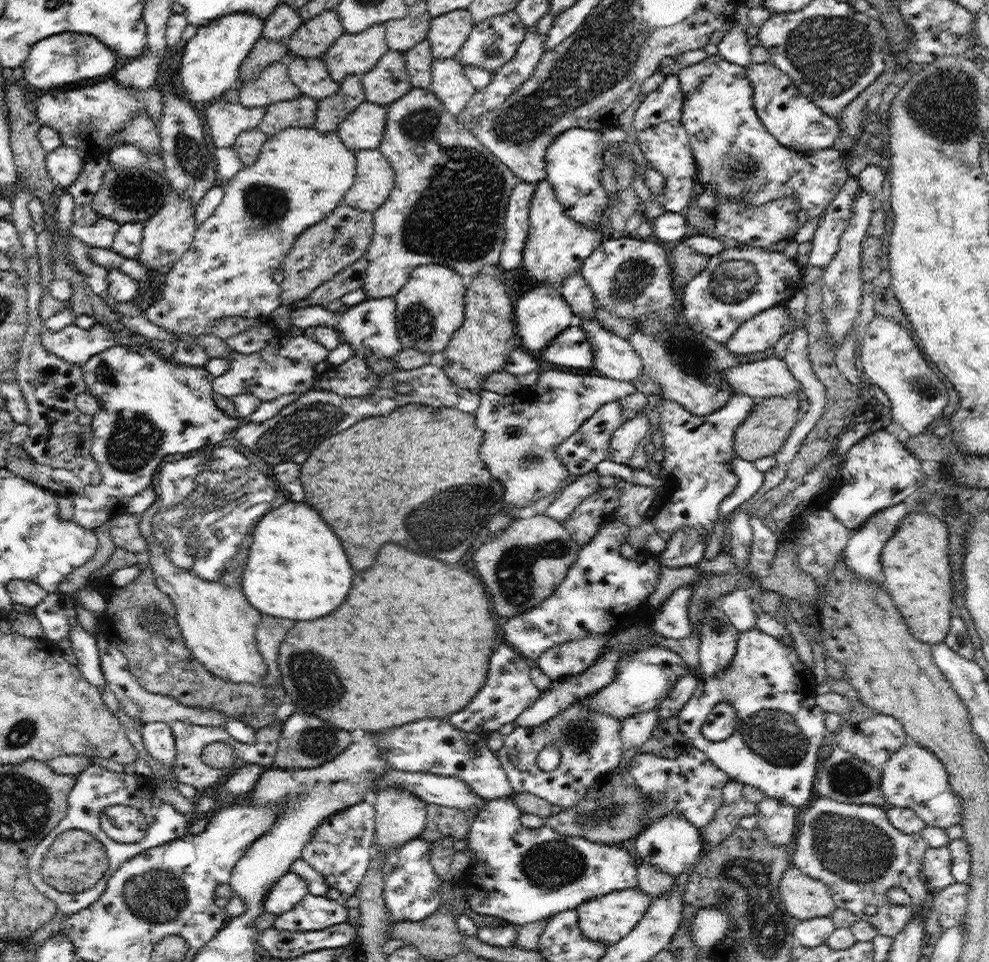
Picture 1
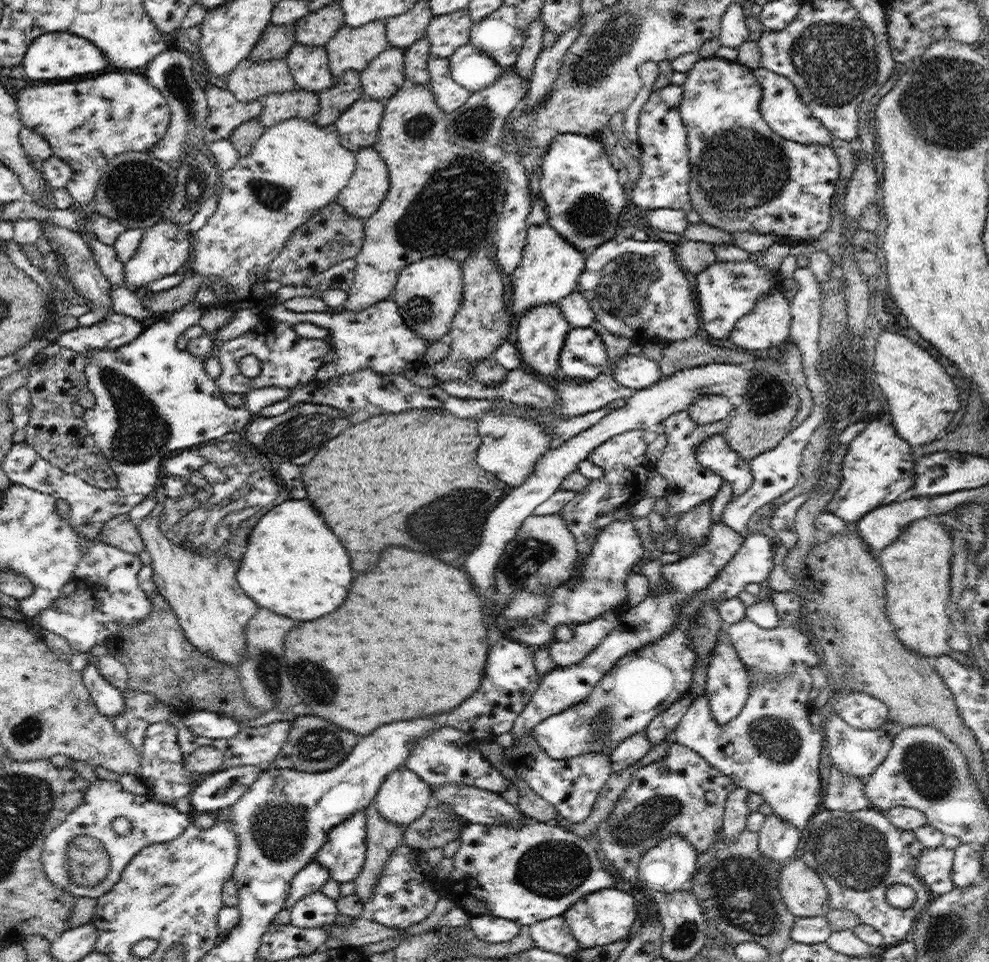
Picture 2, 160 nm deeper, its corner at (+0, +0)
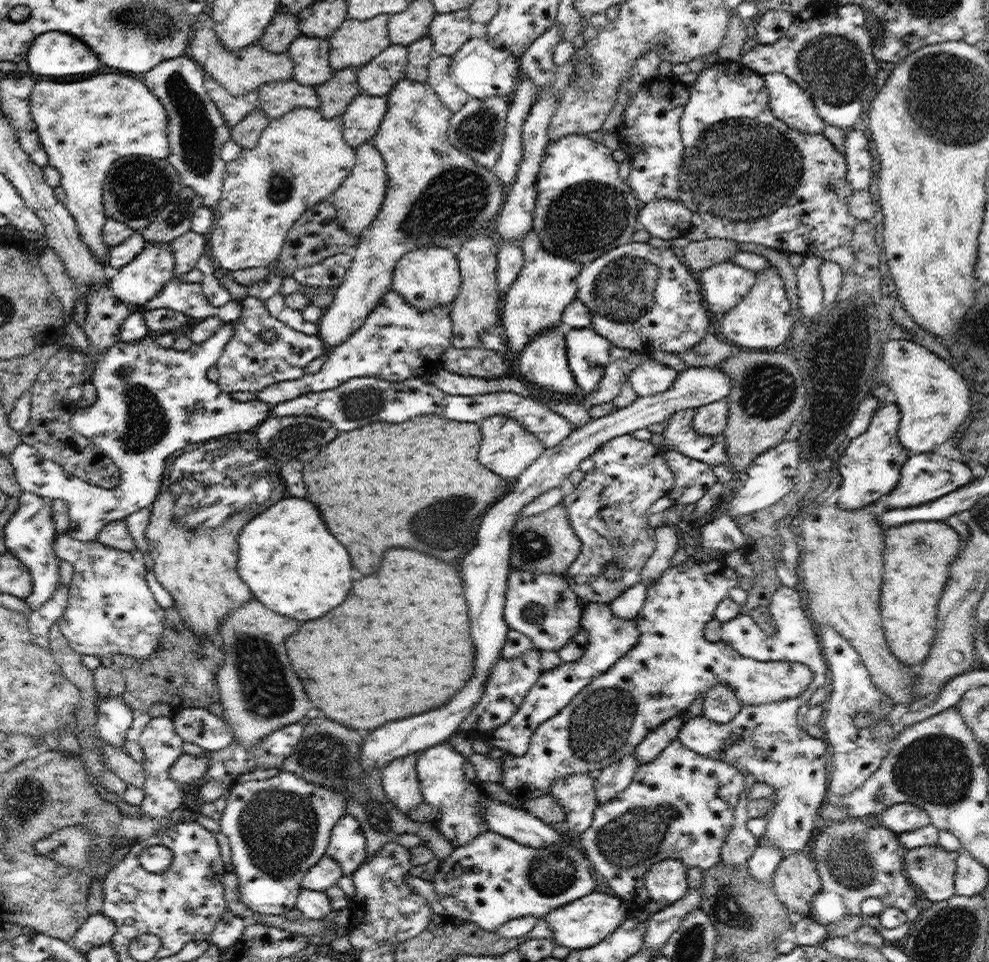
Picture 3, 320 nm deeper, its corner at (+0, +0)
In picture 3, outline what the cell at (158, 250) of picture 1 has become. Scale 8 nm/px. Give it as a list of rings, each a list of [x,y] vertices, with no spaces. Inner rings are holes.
[[[147,245],[134,261],[120,268],[116,276],[109,279],[110,289],[132,310],[142,309],[174,276],[174,255],[168,245]]]

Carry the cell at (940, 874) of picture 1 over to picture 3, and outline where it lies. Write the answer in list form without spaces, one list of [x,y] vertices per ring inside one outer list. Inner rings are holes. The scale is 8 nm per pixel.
[[[935,844],[908,849],[905,855],[905,873],[924,897],[940,902],[955,895],[954,873],[959,851],[947,851]]]

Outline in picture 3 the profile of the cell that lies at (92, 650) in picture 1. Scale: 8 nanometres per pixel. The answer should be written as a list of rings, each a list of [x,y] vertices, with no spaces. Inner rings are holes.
[[[98,696],[98,698],[97,734],[110,746],[116,746],[116,749],[123,749],[127,740],[128,729],[133,725],[133,710],[124,704],[122,696]]]

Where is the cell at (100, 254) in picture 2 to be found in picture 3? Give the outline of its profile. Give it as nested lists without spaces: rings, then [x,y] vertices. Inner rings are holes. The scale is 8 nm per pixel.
[[[96,74],[78,82],[38,82],[31,92],[30,110],[37,124],[37,133],[48,157],[48,165],[60,172],[60,186],[66,193],[65,207],[76,219],[80,242],[88,246],[100,266],[106,268],[109,248],[104,244],[103,229],[107,219],[103,205],[103,182],[113,162],[126,155],[140,154],[152,158],[167,159],[170,154],[168,117],[164,105],[137,76]]]

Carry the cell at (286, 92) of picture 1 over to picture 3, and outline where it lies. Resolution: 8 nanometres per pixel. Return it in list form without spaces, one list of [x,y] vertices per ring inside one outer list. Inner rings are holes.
[[[200,25],[200,28],[192,35],[186,47],[186,55],[199,63],[208,73],[209,77],[217,80],[224,88],[234,96],[240,96],[250,91],[259,90],[264,83],[272,81],[284,81],[293,78],[294,61],[287,52],[273,53],[262,48],[260,41],[244,50],[235,53],[227,51],[218,35],[210,25]]]

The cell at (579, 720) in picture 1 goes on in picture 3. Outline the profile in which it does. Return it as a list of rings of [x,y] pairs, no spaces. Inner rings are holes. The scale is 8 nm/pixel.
[[[584,773],[557,778],[550,787],[548,796],[556,798],[564,808],[565,821],[574,836],[590,828],[592,824],[598,806],[594,789],[595,776],[596,774]]]

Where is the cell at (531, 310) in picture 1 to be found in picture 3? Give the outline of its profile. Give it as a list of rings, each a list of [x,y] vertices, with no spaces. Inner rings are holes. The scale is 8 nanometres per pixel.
[[[558,327],[549,328],[538,336],[530,338],[530,340],[517,360],[517,368],[521,371],[519,376],[523,376],[522,380],[535,384],[548,392],[566,395],[567,398],[578,399],[581,391],[576,385],[574,375],[568,364],[565,334]]]

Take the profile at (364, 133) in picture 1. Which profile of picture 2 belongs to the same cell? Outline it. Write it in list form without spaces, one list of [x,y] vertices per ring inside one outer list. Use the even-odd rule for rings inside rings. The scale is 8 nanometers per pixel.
[[[362,96],[334,122],[344,148],[357,152],[372,147],[385,109],[384,101]]]

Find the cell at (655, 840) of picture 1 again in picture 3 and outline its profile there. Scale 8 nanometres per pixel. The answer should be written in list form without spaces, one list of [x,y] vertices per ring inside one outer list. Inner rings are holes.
[[[678,859],[654,864],[644,875],[649,898],[656,900],[661,908],[680,900],[688,891],[687,869]]]

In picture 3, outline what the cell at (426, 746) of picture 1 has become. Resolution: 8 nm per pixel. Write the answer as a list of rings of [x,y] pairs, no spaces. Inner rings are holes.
[[[452,741],[440,743],[420,752],[416,763],[417,775],[424,802],[438,809],[440,816],[435,821],[437,829],[448,839],[451,849],[466,846],[483,832],[489,830],[483,814],[478,810],[479,794],[486,794],[479,785],[471,785],[464,774],[464,762]]]

